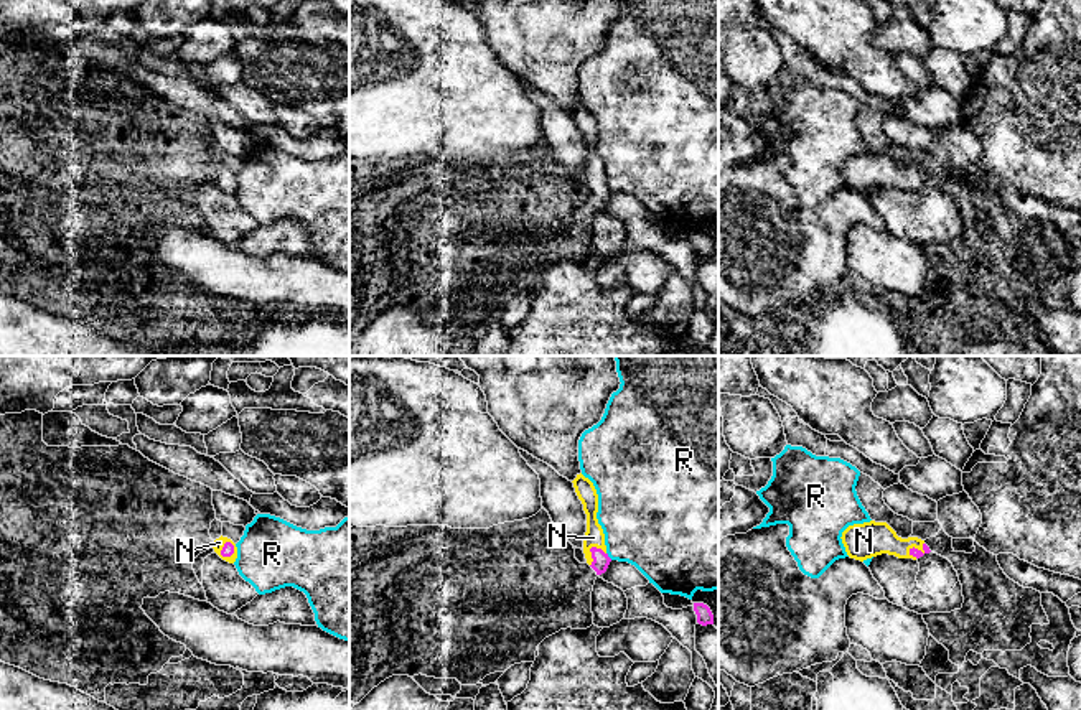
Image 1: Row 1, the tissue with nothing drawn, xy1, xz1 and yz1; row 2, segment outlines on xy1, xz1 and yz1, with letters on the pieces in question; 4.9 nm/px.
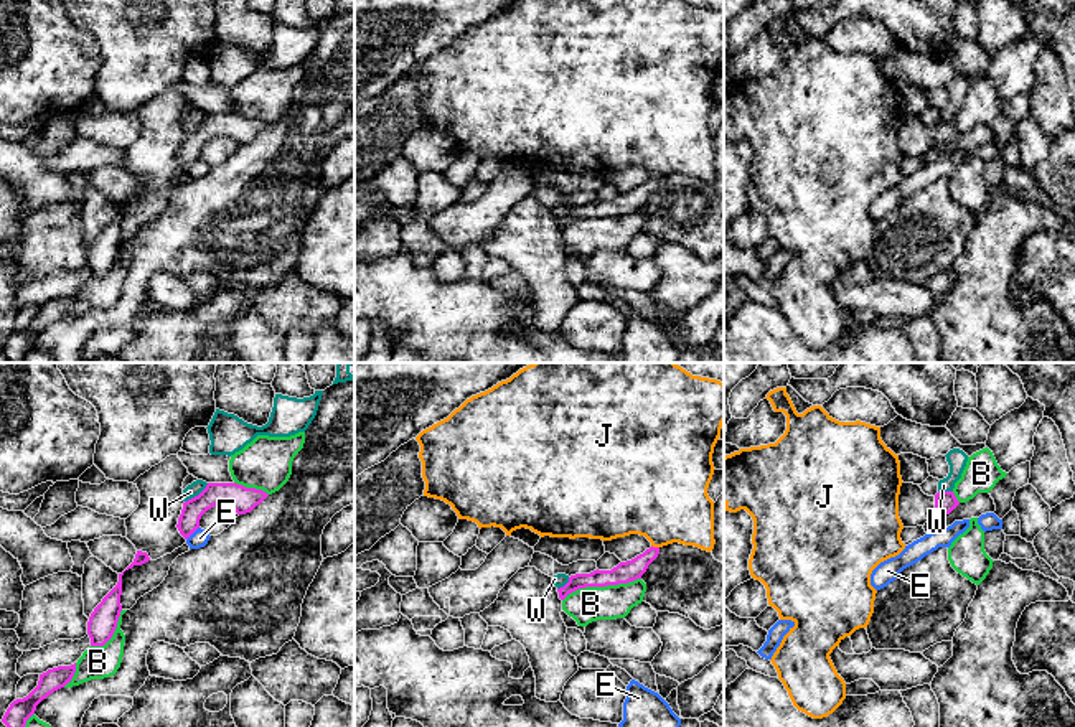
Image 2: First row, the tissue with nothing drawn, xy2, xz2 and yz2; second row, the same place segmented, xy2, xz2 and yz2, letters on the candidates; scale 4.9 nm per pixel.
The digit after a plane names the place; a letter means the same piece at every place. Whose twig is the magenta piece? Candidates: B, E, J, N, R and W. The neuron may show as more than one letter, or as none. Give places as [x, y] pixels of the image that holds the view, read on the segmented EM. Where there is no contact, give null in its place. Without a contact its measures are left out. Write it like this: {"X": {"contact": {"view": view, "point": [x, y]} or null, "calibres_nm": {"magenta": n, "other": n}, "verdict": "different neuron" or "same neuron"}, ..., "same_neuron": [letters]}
{"B": {"contact": {"view": "xz2", "point": [600, 586]}, "calibres_nm": {"magenta": 100, "other": 170}, "verdict": "different neuron"}, "E": {"contact": {"view": "xy2", "point": [193, 531]}, "calibres_nm": {"magenta": 110, "other": 90}, "verdict": "different neuron"}, "J": {"contact": {"view": "xz2", "point": [655, 548]}, "calibres_nm": {"magenta": 100, "other": 420}, "verdict": "different neuron"}, "N": {"contact": {"view": "xz1", "point": [592, 552]}, "calibres_nm": {"magenta": 80, "other": 100}, "verdict": "same neuron"}, "R": {"contact": {"view": "xz1", "point": [607, 555]}, "calibres_nm": {"magenta": 80, "other": 420}, "verdict": "different neuron"}, "W": {"contact": {"view": "xy2", "point": [198, 495]}, "calibres_nm": {"magenta": 130, "other": 70}, "verdict": "different neuron"}, "same_neuron": ["N"]}

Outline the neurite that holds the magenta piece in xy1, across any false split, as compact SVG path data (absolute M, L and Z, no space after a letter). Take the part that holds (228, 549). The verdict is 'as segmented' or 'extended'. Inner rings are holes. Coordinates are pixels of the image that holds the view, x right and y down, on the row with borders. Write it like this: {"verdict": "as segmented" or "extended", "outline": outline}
{"verdict": "extended", "outline": "M219 537L214 540L214 552L226 562L234 563L237 558L237 547L236 544L227 537Z"}

